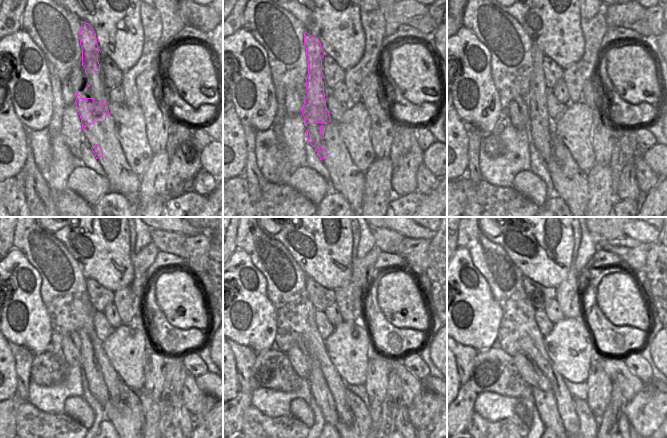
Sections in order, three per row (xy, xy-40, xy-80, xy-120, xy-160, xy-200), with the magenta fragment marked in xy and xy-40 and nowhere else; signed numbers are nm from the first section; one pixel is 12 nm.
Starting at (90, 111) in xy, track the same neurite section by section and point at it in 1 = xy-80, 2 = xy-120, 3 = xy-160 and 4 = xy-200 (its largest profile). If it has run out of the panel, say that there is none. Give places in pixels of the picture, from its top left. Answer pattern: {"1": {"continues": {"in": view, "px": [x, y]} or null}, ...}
{"1": {"continues": {"in": "xy-80", "px": [540, 124]}}, "2": {"continues": {"in": "xy-120", "px": [97, 387]}}, "3": {"continues": {"in": "xy-160", "px": [321, 393]}}, "4": {"continues": {"in": "xy-200", "px": [544, 401]}}}

